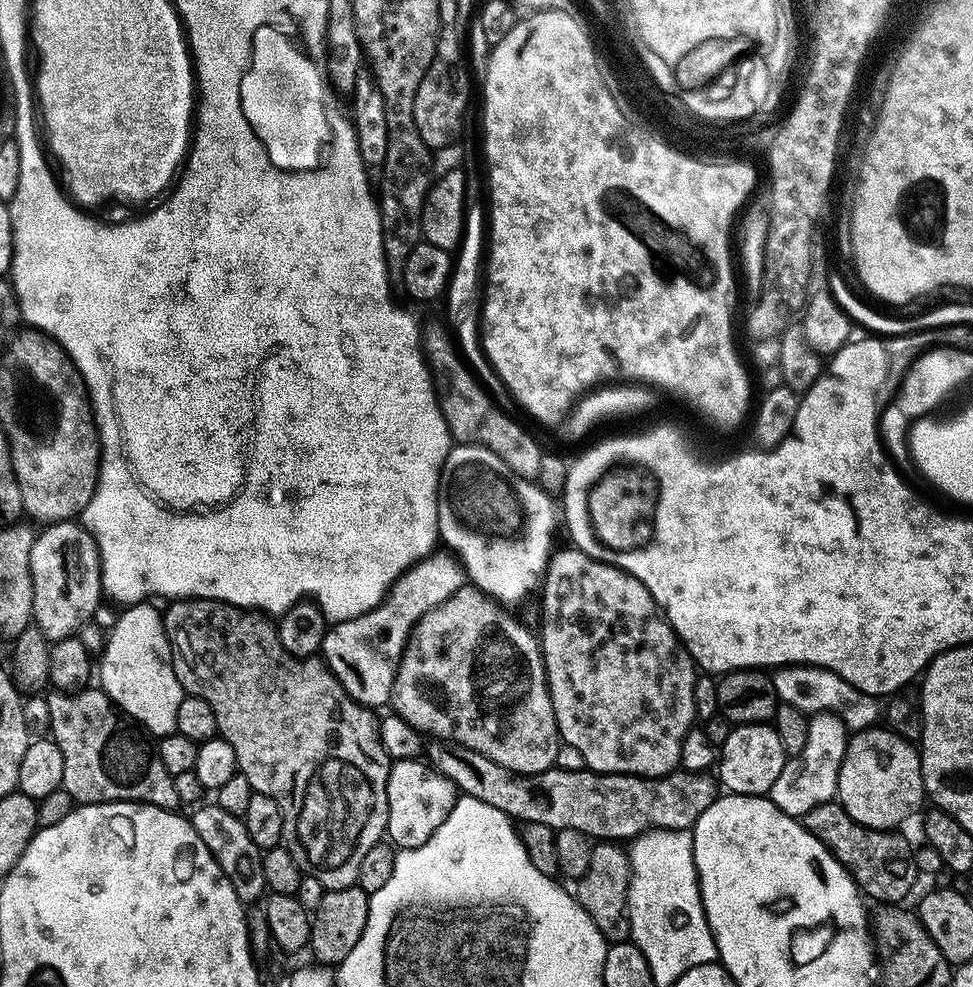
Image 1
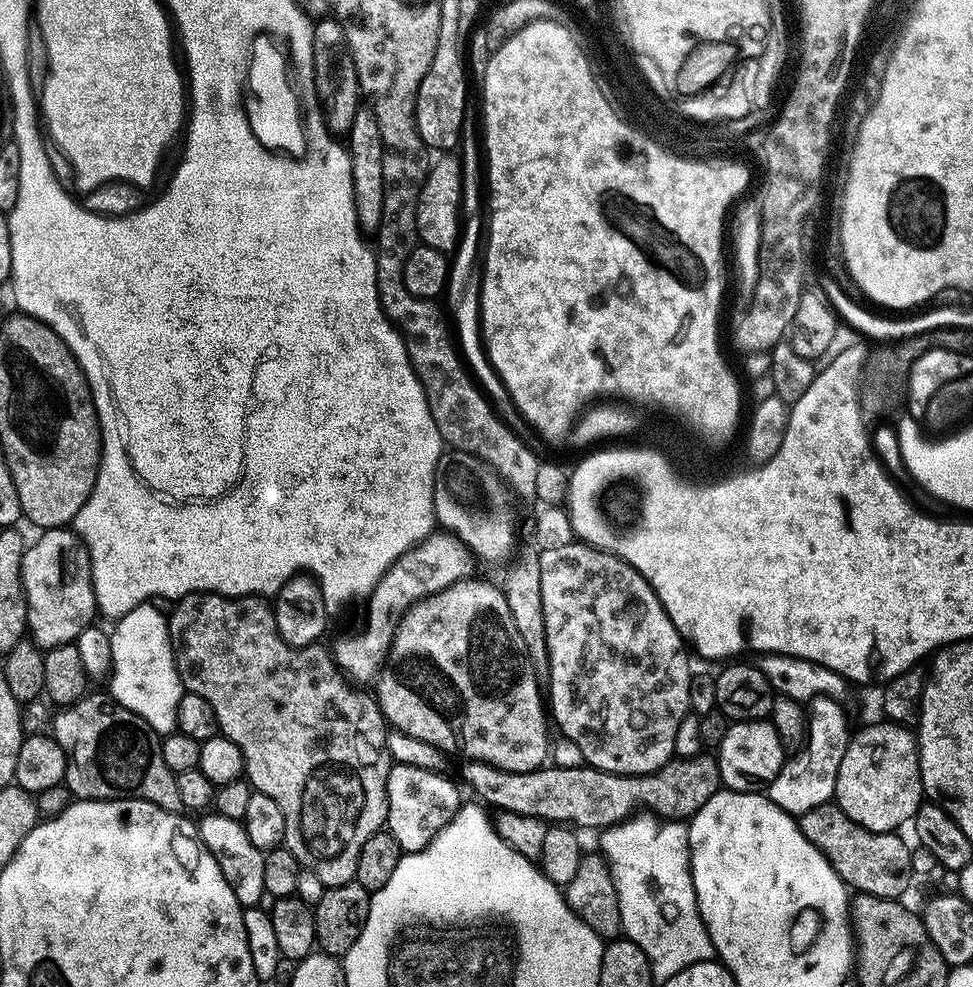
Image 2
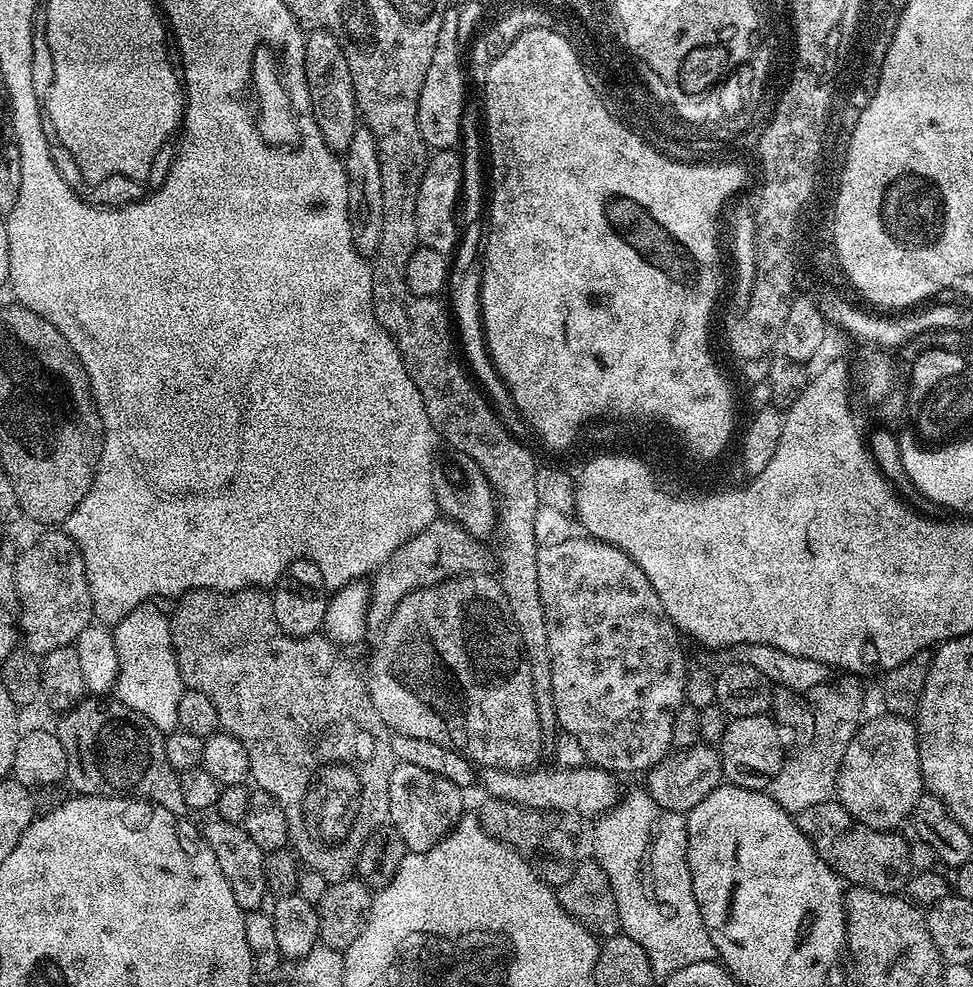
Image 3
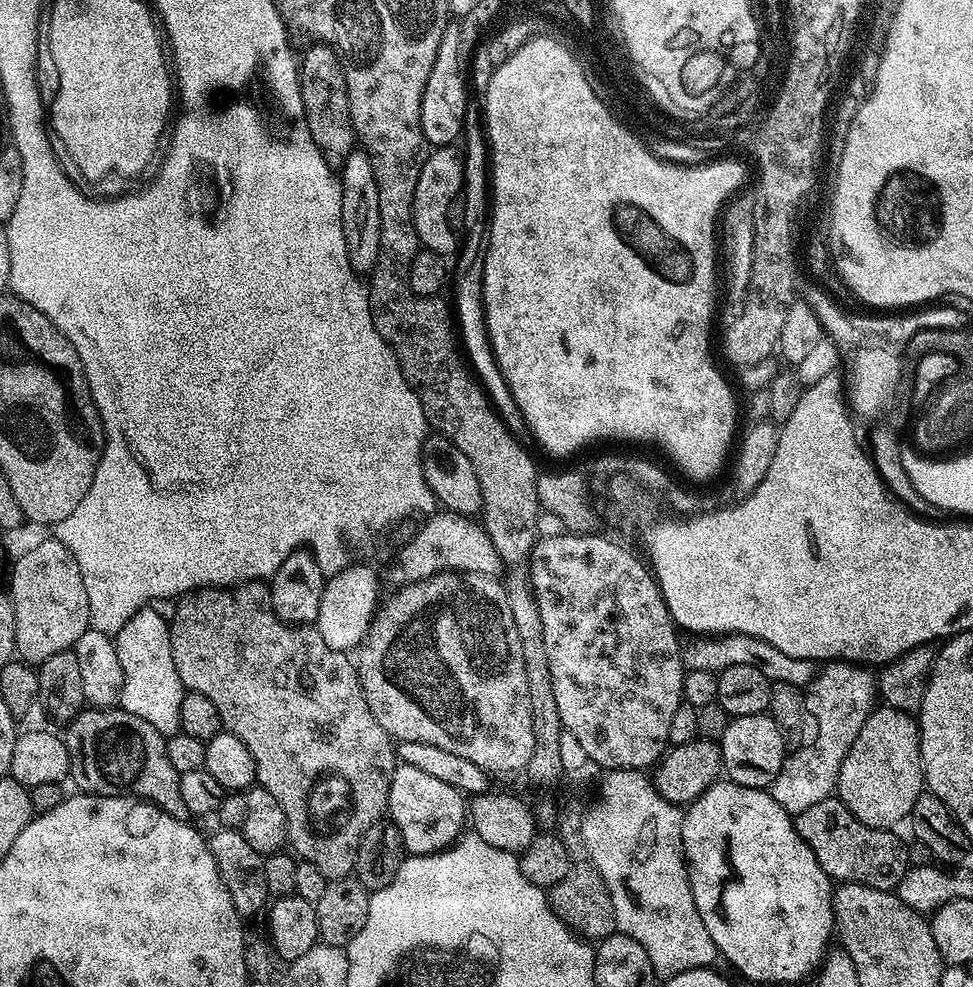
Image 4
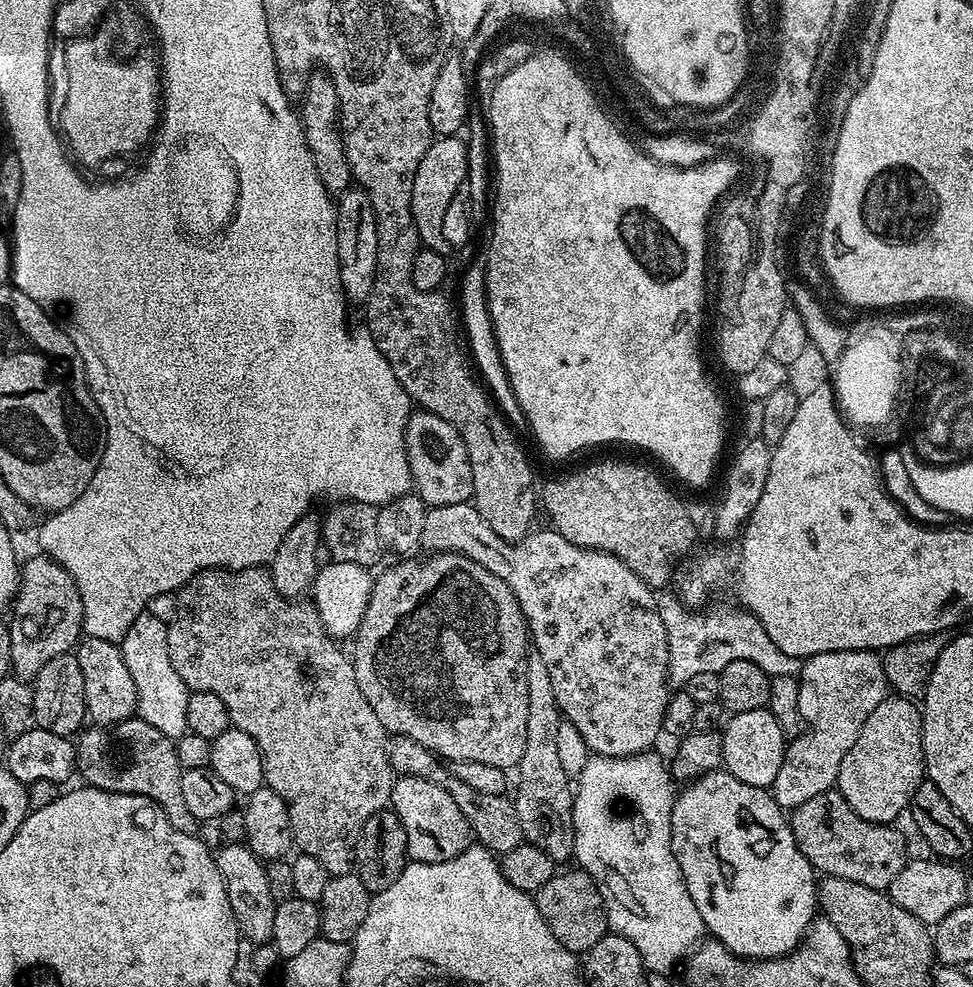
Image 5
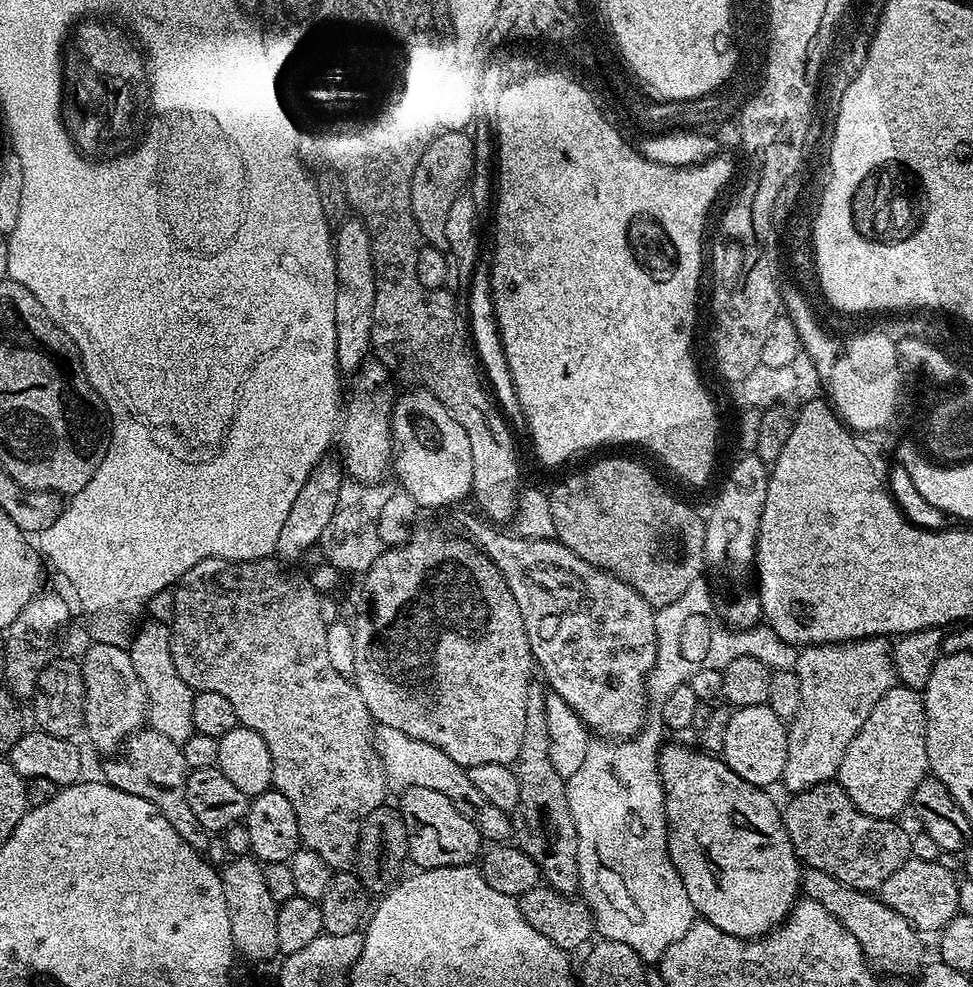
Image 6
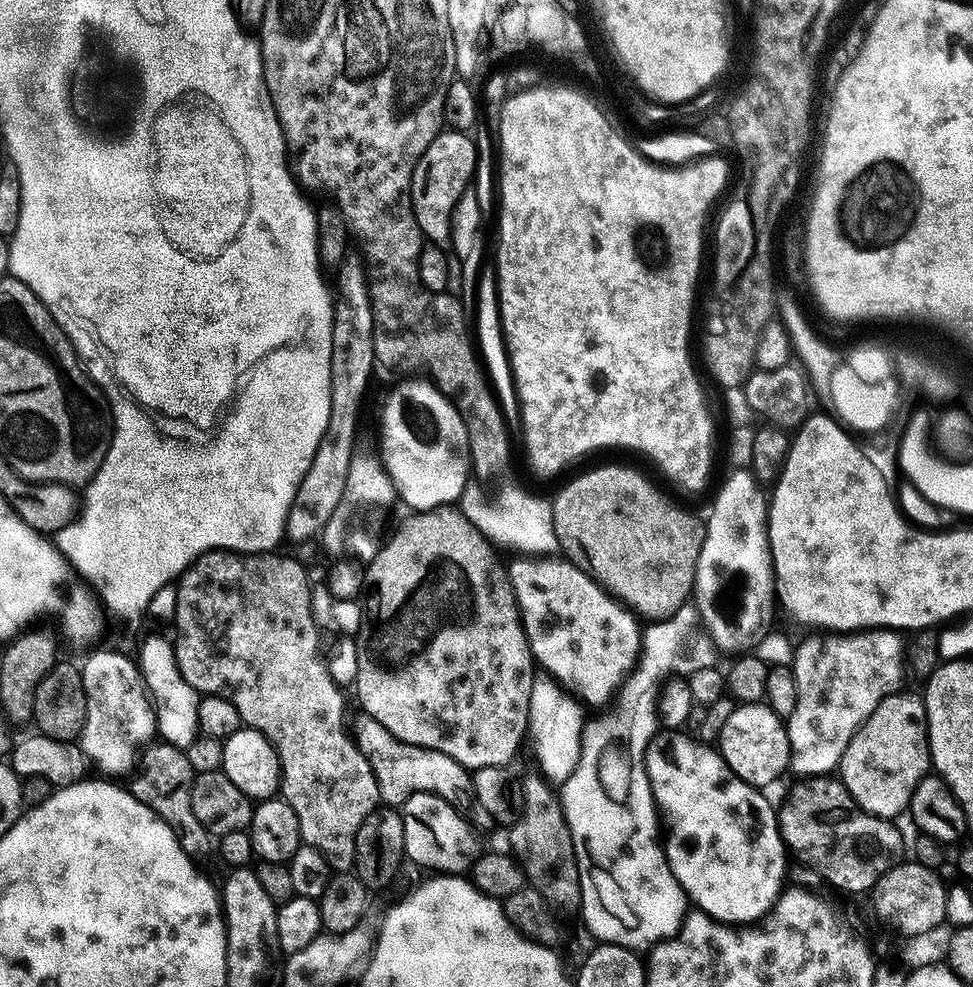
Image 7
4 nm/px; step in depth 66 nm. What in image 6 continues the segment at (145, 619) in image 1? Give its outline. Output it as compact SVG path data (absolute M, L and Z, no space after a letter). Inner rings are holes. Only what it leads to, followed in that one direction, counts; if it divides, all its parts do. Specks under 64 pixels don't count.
M167 623L148 624L132 637L130 655L134 670L138 670L138 678L142 678L142 686L146 686L148 695L147 723L158 734L166 734L176 744L183 746L193 733L192 730L192 687L182 678L178 678L178 670L174 670L174 658L170 654L168 637L170 628Z

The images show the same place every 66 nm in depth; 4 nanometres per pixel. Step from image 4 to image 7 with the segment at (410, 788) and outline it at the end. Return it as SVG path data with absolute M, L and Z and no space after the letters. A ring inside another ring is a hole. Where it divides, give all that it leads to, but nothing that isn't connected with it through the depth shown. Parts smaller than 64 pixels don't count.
M415 792L402 805L404 818L404 854L409 861L433 868L436 874L464 874L482 855L480 840L461 809L446 803L442 798L425 792Z

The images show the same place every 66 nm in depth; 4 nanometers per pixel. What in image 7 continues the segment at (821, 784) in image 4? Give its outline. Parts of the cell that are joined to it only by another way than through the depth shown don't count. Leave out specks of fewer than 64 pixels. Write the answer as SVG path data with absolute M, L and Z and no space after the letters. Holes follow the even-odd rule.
M869 628L859 632L847 632L843 634L828 634L830 636L823 640L823 635L808 634L801 644L797 643L794 648L794 655L791 662L792 673L798 682L798 706L794 706L794 714L790 714L786 718L788 725L788 740L792 744L792 762L790 765L791 771L800 778L807 778L809 776L822 776L831 773L837 767L842 758L842 754L846 750L846 746L850 742L850 738L854 738L854 734L862 726L862 722L866 722L866 718L870 718L870 714L874 714L874 710L878 706L878 702L882 702L882 698L893 696L894 693L901 691L905 687L904 684L904 666L906 670L906 640L904 640L899 631L890 628Z

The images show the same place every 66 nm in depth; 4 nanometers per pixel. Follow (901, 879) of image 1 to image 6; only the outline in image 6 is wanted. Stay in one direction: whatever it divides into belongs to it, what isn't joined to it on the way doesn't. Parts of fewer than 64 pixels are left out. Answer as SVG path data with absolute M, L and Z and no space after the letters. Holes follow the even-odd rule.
M838 782L815 784L789 800L788 805L783 805L782 819L801 865L822 870L846 886L872 894L910 858L909 833L904 833L895 819L879 820L858 810Z

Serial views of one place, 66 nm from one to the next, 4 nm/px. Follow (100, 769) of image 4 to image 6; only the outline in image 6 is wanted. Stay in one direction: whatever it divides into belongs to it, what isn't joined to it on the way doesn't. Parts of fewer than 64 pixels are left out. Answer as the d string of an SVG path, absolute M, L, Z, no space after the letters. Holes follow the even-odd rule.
M151 726L129 736L123 745L125 760L120 760L117 764L112 764L105 770L103 779L107 783L113 784L118 790L134 794L138 798L146 798L160 811L178 830L178 834L192 848L204 850L210 840L209 833L204 831L204 827L194 818L194 813L190 810L190 802L186 802L186 782L190 771L184 749L176 744L166 734L158 734Z

